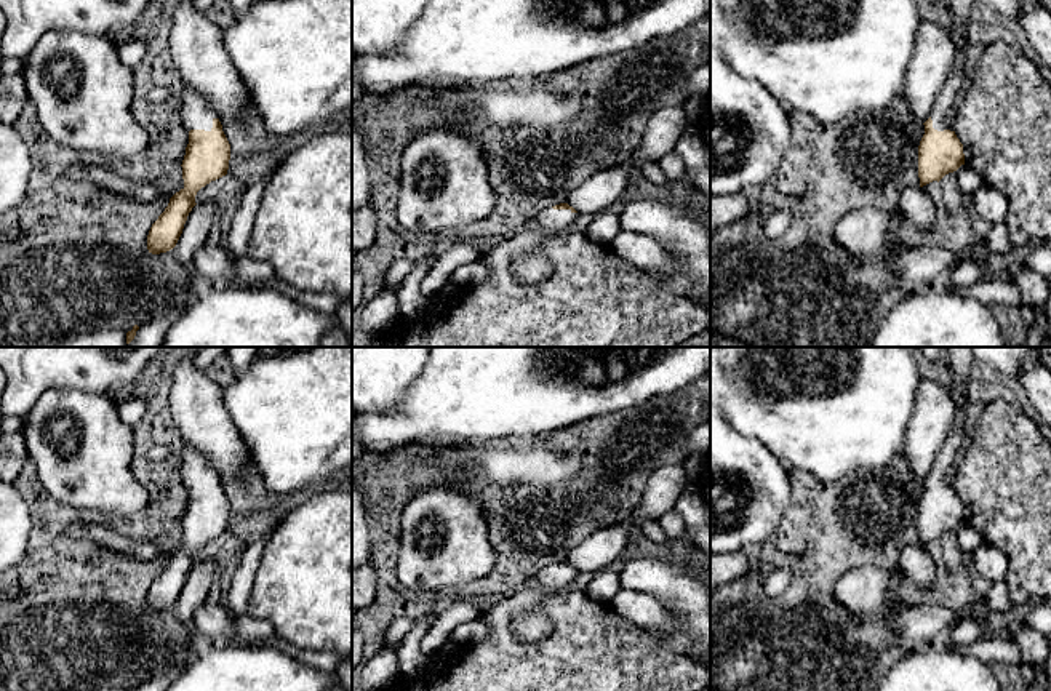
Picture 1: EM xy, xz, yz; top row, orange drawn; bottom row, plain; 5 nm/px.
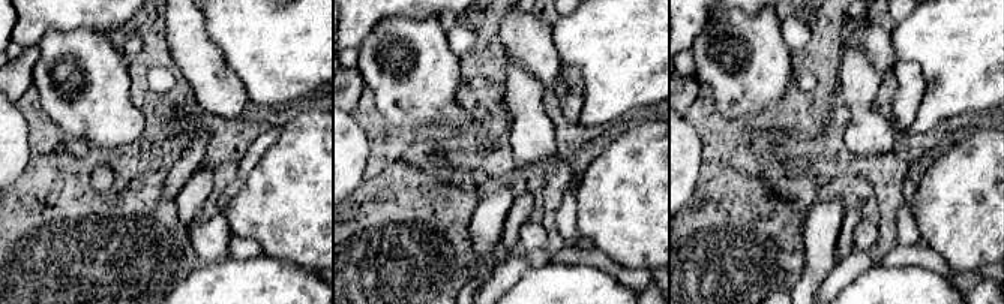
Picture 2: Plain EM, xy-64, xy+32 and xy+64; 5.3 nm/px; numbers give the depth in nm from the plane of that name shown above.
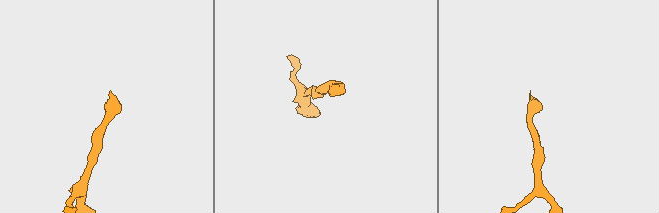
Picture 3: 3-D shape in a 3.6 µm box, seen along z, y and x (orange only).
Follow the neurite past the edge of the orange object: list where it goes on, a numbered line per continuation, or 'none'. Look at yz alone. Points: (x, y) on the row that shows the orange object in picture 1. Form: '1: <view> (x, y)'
1: yz (947, 98)

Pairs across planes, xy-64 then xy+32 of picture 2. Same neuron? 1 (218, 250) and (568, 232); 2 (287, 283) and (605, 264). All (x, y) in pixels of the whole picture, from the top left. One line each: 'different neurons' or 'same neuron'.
1: different neurons
2: different neurons

